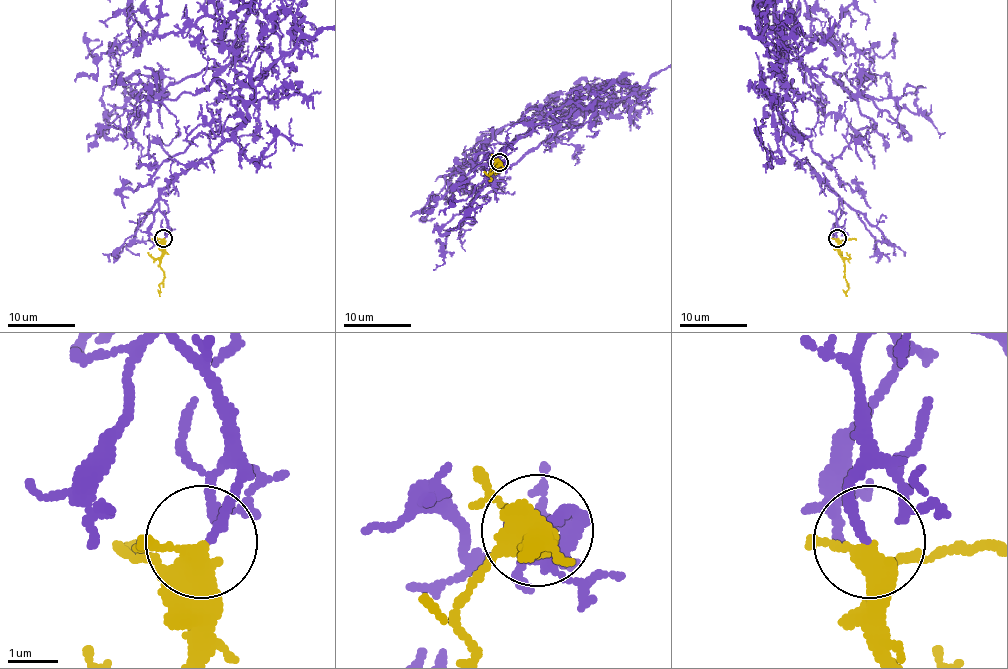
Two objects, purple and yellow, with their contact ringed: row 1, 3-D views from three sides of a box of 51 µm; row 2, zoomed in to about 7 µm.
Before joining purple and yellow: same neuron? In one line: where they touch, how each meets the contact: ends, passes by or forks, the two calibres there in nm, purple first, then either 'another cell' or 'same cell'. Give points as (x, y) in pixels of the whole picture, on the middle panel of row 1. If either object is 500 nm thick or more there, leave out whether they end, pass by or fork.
place (499, 162); purple ends; yellow forks; calibres 170 and 320 nm; same cell

